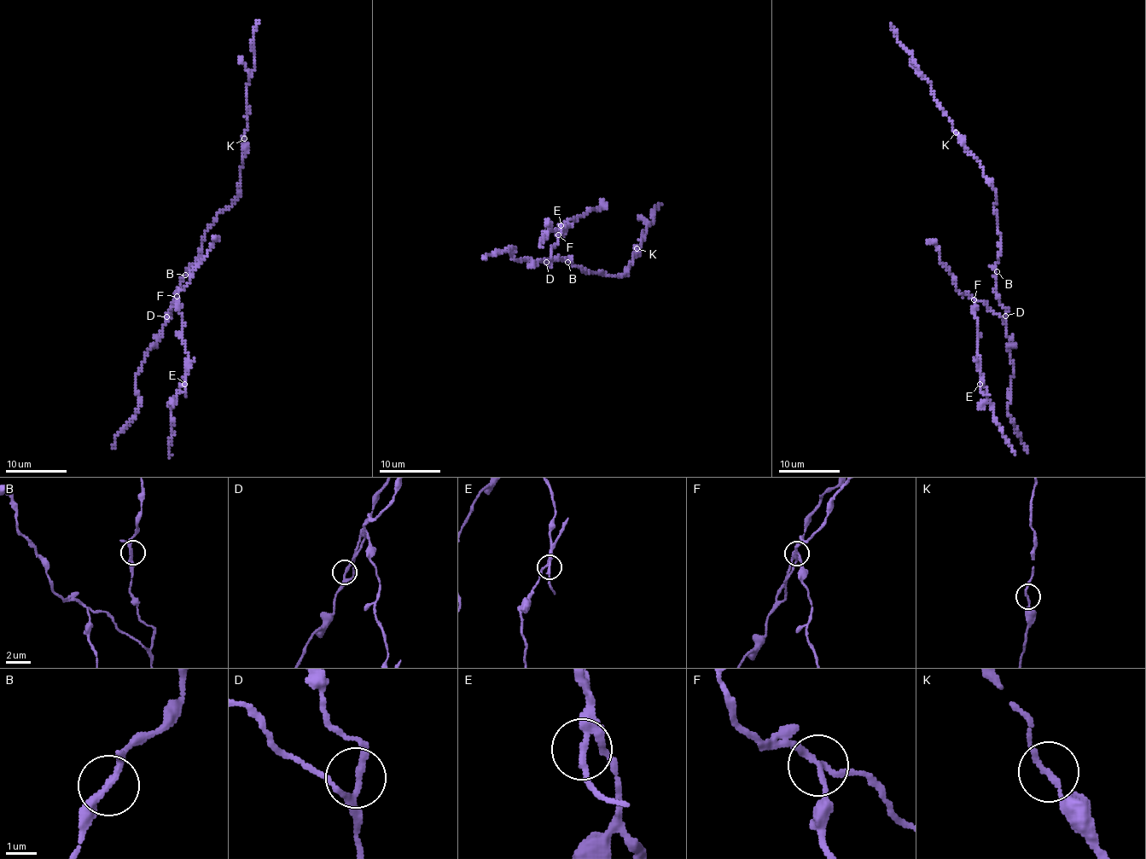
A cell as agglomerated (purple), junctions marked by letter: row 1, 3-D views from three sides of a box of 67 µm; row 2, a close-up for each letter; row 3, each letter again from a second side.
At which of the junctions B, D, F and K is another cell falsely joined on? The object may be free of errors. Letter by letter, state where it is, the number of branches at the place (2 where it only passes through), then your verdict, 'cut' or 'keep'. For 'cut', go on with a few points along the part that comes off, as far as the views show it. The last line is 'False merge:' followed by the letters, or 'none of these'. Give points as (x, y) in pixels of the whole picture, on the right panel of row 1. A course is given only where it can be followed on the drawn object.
B: place (997, 271); branches 3; keep
D: place (1005, 316); branches 3; keep
F: place (974, 299); branches 3; cut; course (974, 298), (981, 380), (986, 386), (986, 397), (994, 420), (1014, 454)
K: place (956, 132); branches 2; keep
False merge: F

